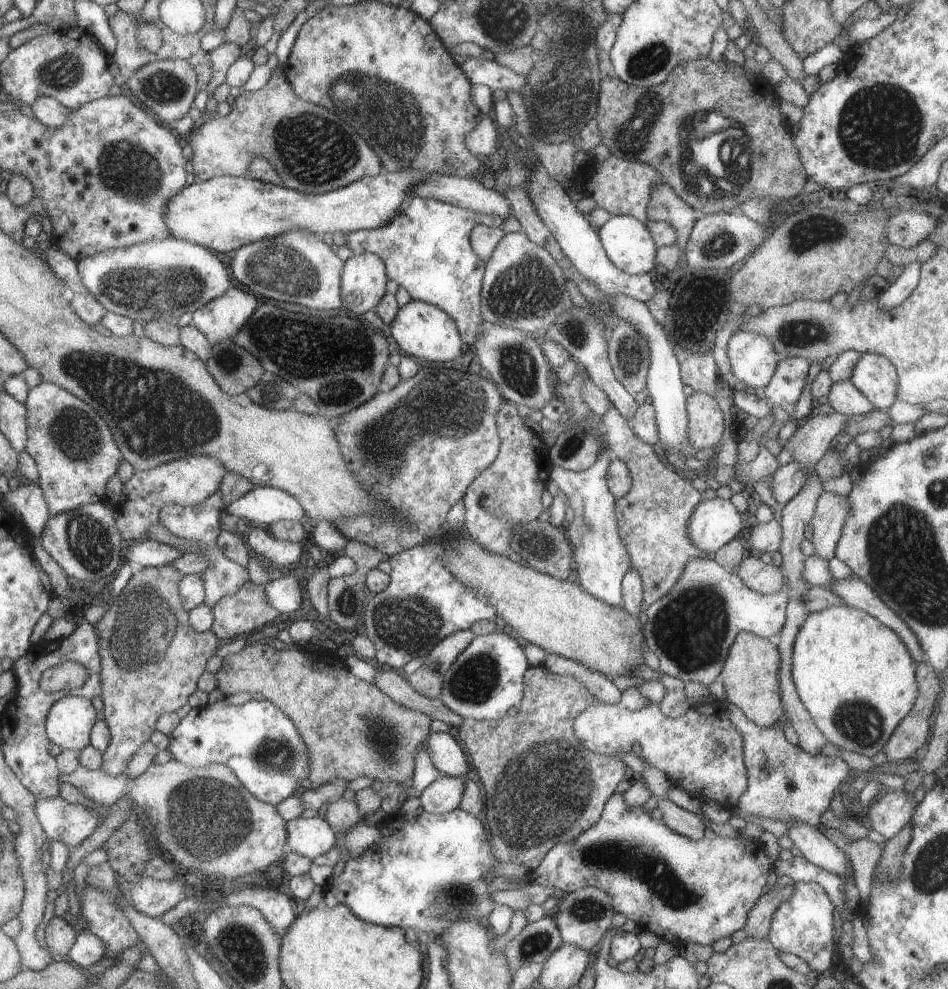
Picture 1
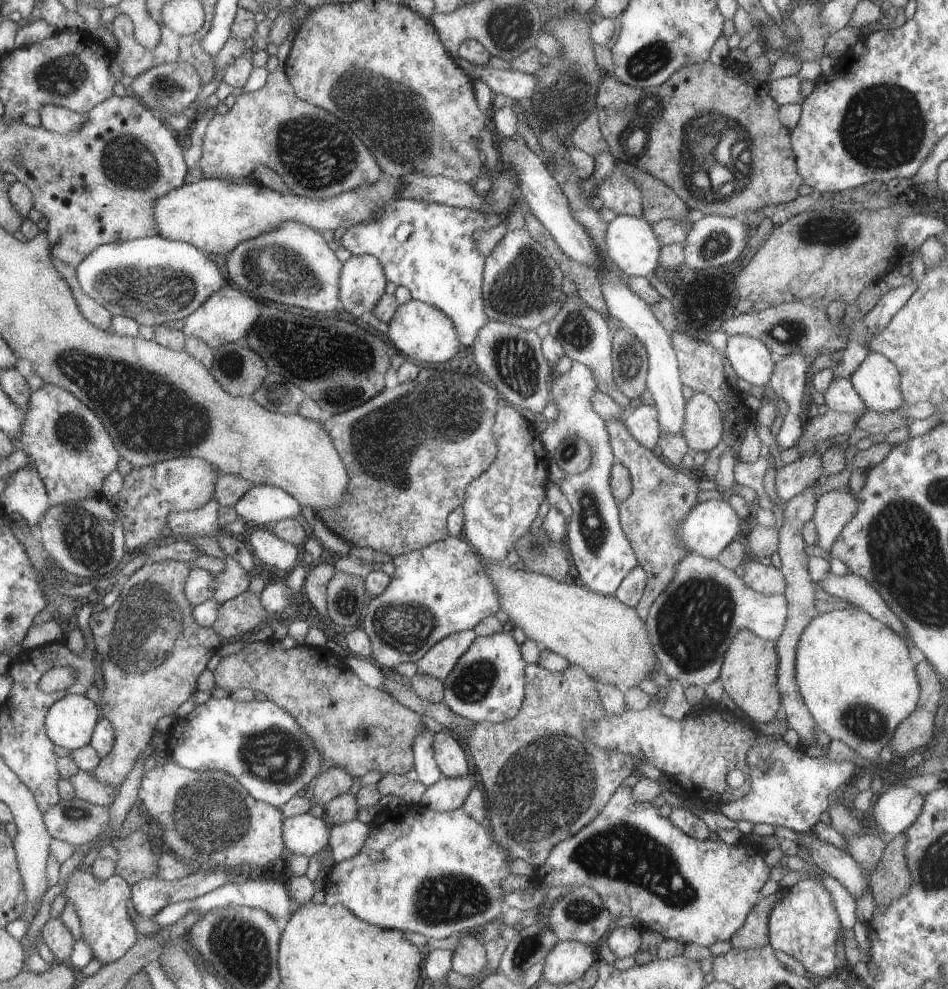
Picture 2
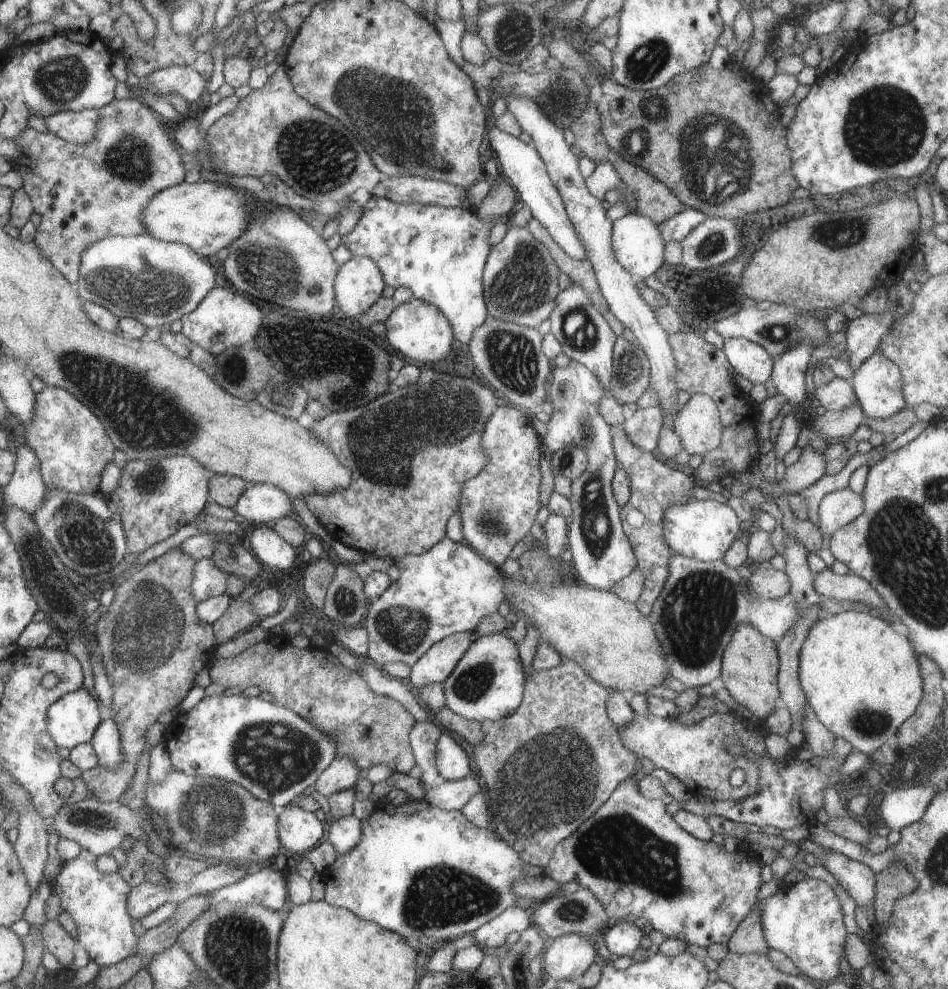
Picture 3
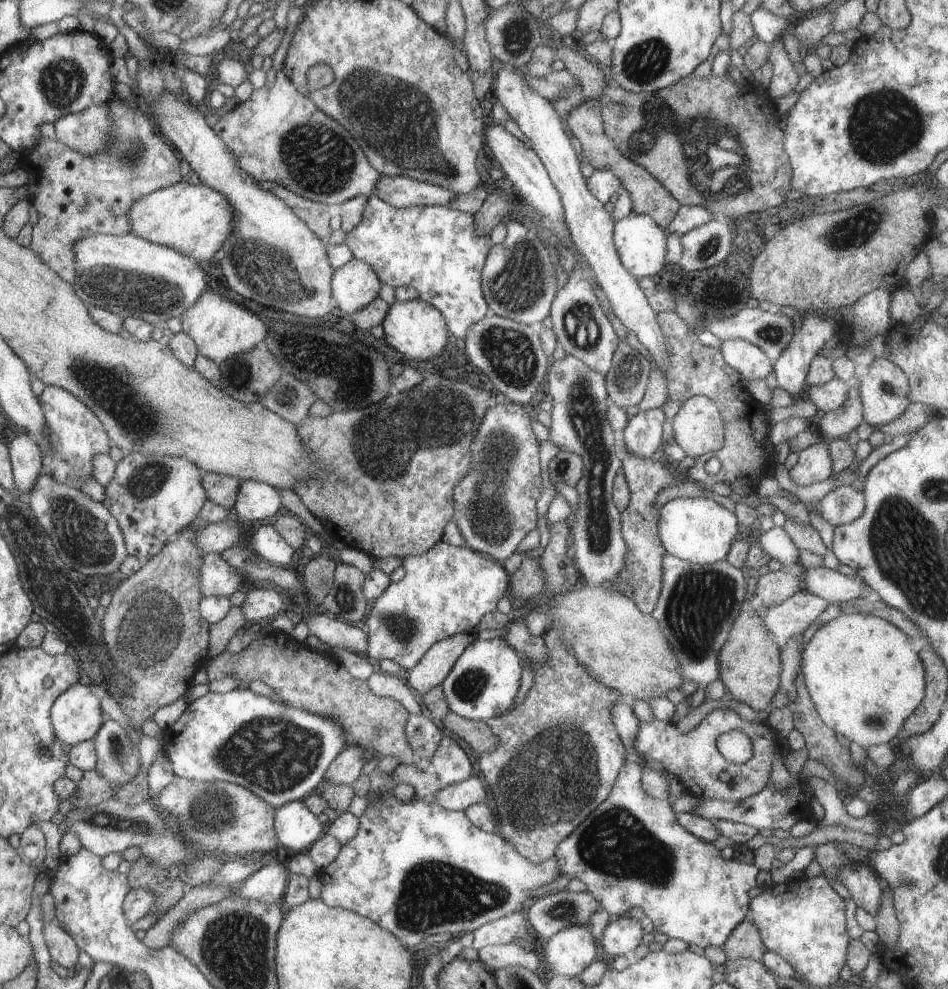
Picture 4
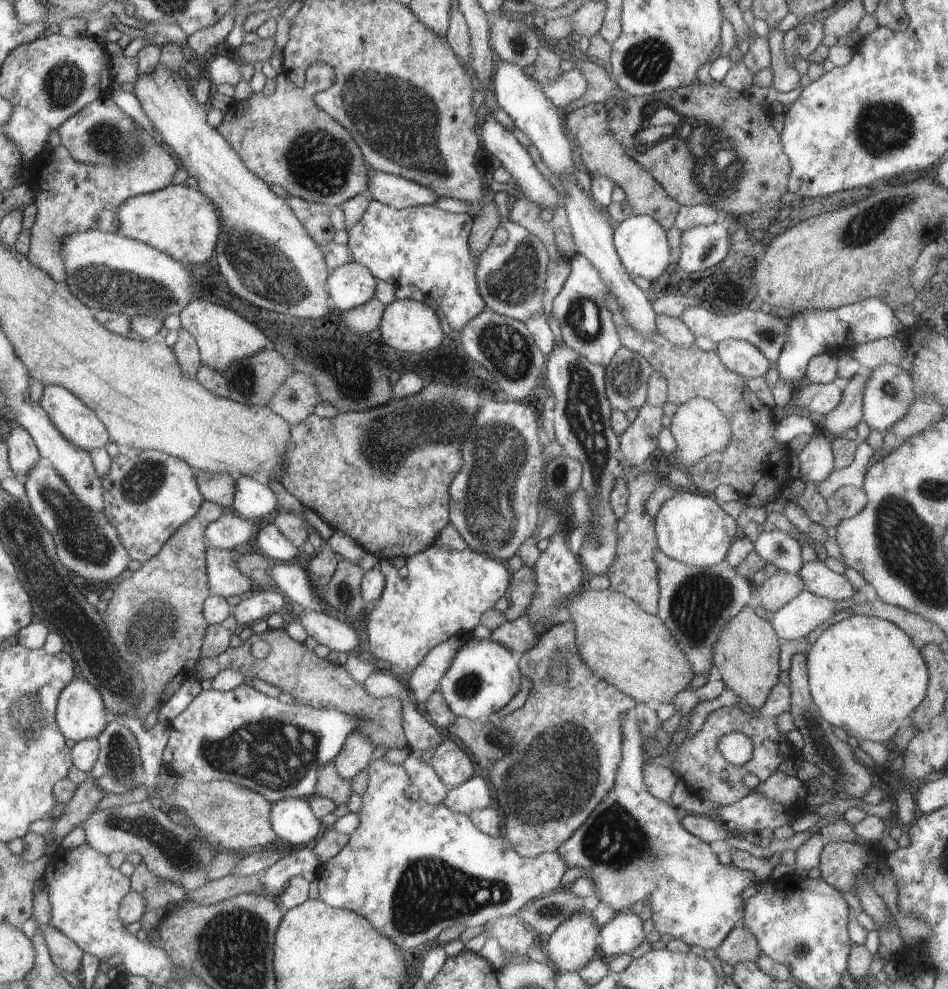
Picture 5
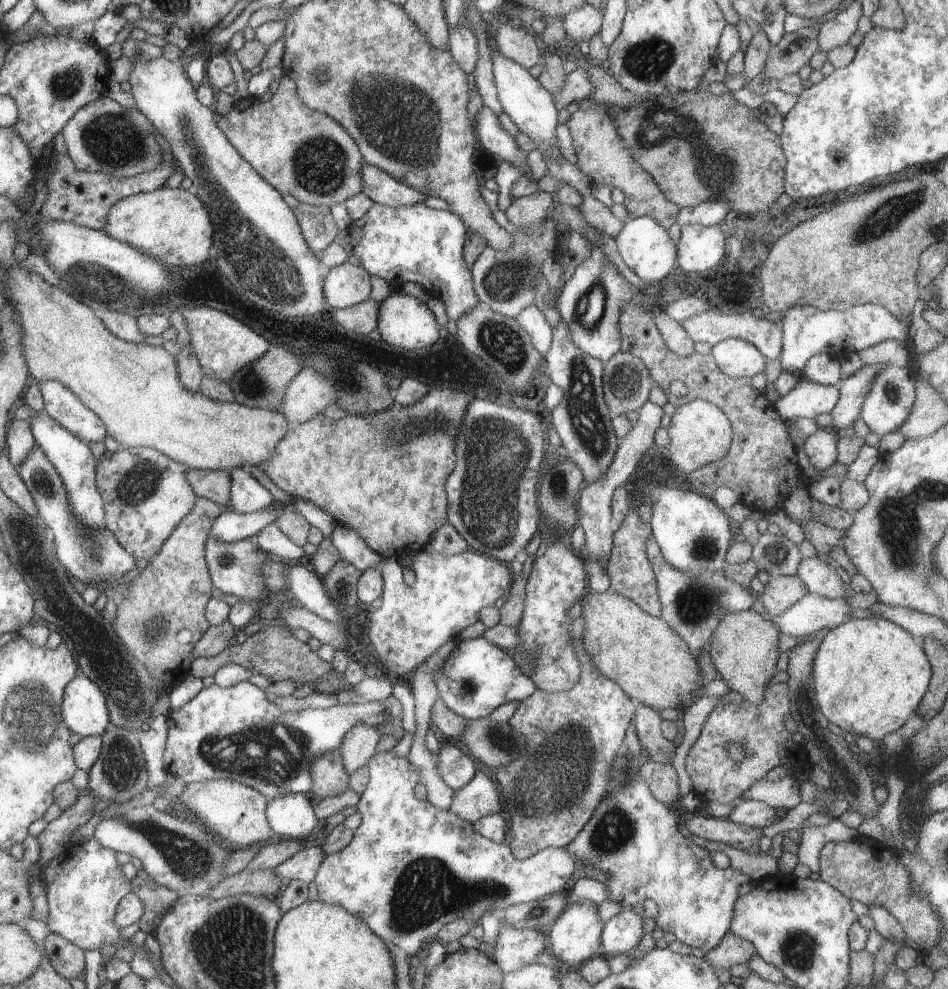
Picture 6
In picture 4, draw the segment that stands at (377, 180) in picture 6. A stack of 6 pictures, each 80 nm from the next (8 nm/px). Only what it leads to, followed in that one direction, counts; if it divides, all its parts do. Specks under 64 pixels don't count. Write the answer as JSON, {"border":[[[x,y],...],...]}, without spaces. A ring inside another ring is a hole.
{"border":[[[381,175],[374,194],[396,208],[448,206],[455,194],[445,188],[403,176]]]}

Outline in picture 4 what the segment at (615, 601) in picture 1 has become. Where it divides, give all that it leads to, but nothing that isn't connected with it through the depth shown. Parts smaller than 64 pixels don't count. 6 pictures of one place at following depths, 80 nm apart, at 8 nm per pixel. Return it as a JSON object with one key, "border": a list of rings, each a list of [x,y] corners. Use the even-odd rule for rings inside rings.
{"border":[[[566,354],[562,359],[551,359],[544,382],[553,400],[549,439],[562,451],[578,455],[584,463],[582,478],[576,486],[579,492],[576,522],[570,525],[576,551],[575,566],[582,576],[582,583],[600,585],[623,572],[627,555],[621,533],[621,512],[612,500],[615,476],[622,470],[622,458],[619,443],[614,439],[607,419],[609,401],[605,375],[592,370],[574,355]]]}

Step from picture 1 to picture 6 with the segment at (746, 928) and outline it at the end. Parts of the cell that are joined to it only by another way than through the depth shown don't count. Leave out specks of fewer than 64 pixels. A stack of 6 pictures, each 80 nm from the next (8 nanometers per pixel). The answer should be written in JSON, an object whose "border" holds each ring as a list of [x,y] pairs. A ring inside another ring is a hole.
{"border":[[[726,934],[716,948],[710,950],[703,960],[710,962],[713,968],[730,969],[732,966],[746,964],[756,955],[756,946],[736,934]]]}

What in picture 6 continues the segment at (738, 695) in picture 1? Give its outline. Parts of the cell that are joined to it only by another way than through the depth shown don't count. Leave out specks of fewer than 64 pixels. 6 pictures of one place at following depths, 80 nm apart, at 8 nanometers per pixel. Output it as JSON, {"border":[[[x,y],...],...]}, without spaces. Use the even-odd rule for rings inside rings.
{"border":[[[759,607],[724,616],[718,628],[712,632],[709,646],[712,664],[720,678],[727,682],[727,688],[738,692],[745,702],[758,705],[764,700],[769,682],[773,682],[778,674],[780,638],[775,620]]]}

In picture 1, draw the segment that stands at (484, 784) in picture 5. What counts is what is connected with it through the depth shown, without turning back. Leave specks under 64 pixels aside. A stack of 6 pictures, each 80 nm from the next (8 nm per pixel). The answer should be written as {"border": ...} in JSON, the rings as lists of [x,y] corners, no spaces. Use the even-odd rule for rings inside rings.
{"border":[[[442,775],[427,786],[418,797],[424,811],[443,815],[458,809],[465,789],[465,777]]]}

